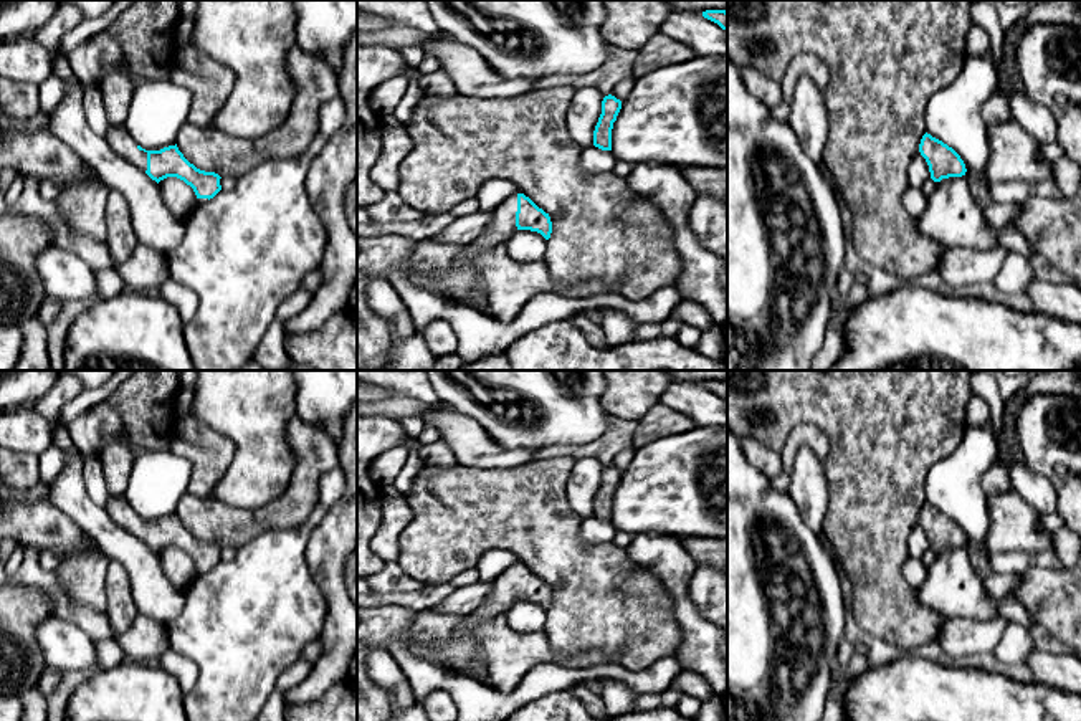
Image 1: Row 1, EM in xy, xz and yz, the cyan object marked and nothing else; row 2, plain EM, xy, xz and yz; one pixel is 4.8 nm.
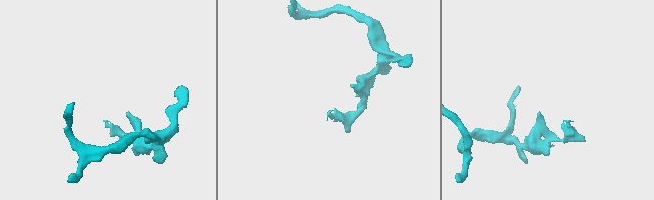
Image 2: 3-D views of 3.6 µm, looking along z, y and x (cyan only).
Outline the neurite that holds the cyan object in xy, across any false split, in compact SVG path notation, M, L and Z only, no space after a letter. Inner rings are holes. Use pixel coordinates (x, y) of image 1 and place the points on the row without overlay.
M124 494L111 496L104 509L116 524L139 537L157 554L167 547L177 547L193 559L197 569L208 571L221 561L221 547L197 539L183 528L177 514L160 521L145 521L134 513Z

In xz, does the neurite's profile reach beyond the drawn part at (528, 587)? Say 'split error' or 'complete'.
split error

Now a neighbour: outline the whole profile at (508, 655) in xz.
M504 614L479 622L473 633L481 645L478 657L484 668L483 683L506 695L512 693L522 678L542 663L567 668L617 663L613 655L595 647L562 658L554 652L545 632L517 632L507 623Z

